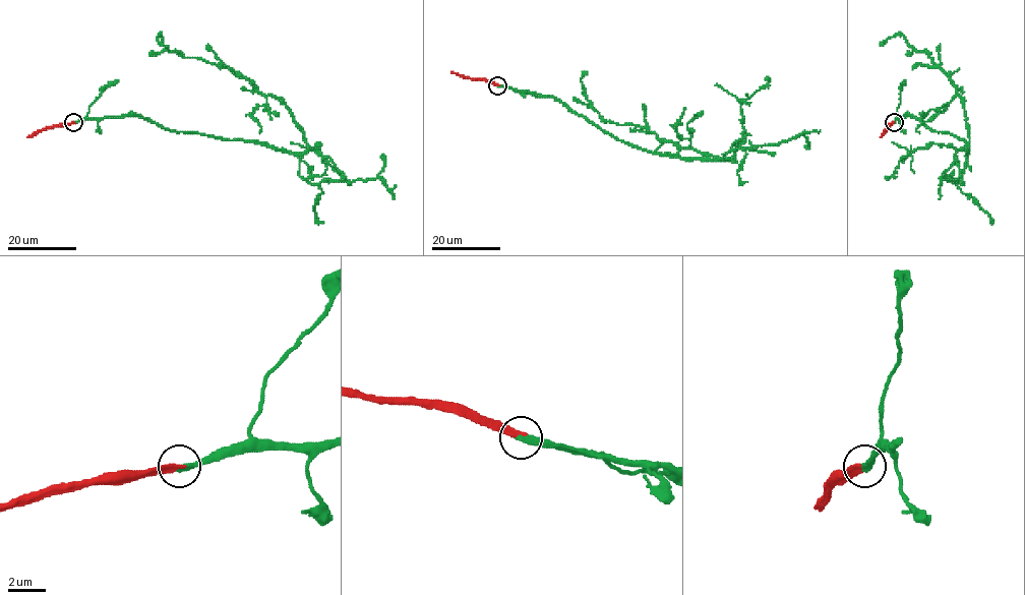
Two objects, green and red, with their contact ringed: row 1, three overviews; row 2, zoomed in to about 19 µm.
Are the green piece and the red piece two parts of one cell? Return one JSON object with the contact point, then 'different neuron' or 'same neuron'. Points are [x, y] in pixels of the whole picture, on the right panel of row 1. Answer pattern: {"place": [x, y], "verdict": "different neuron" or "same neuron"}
{"place": [894, 122], "verdict": "same neuron"}

